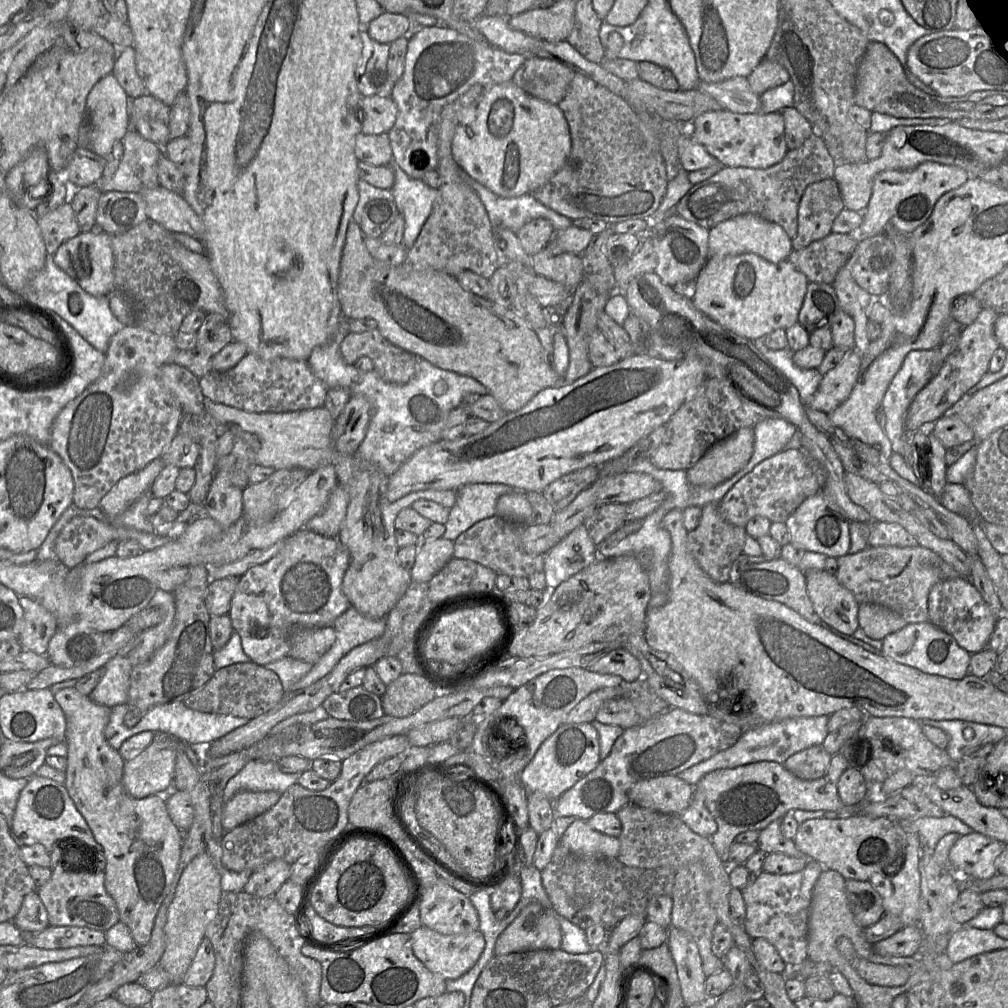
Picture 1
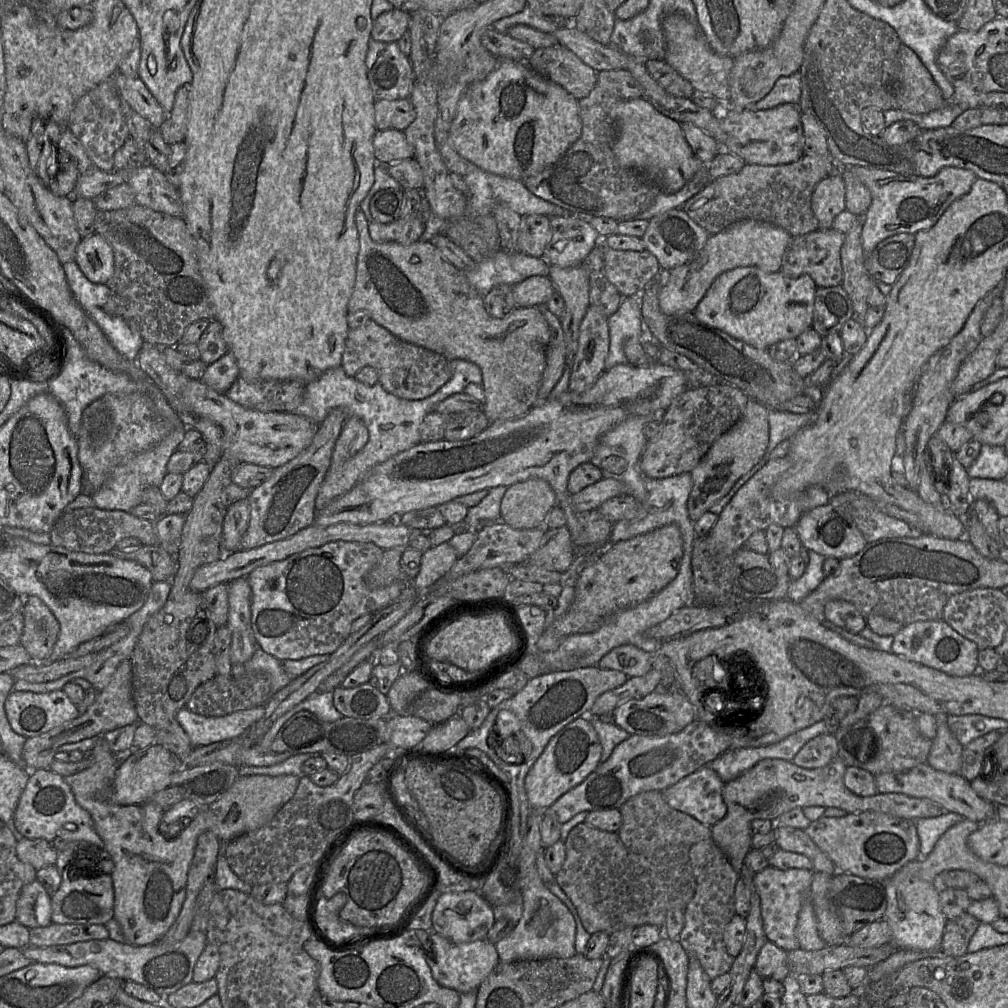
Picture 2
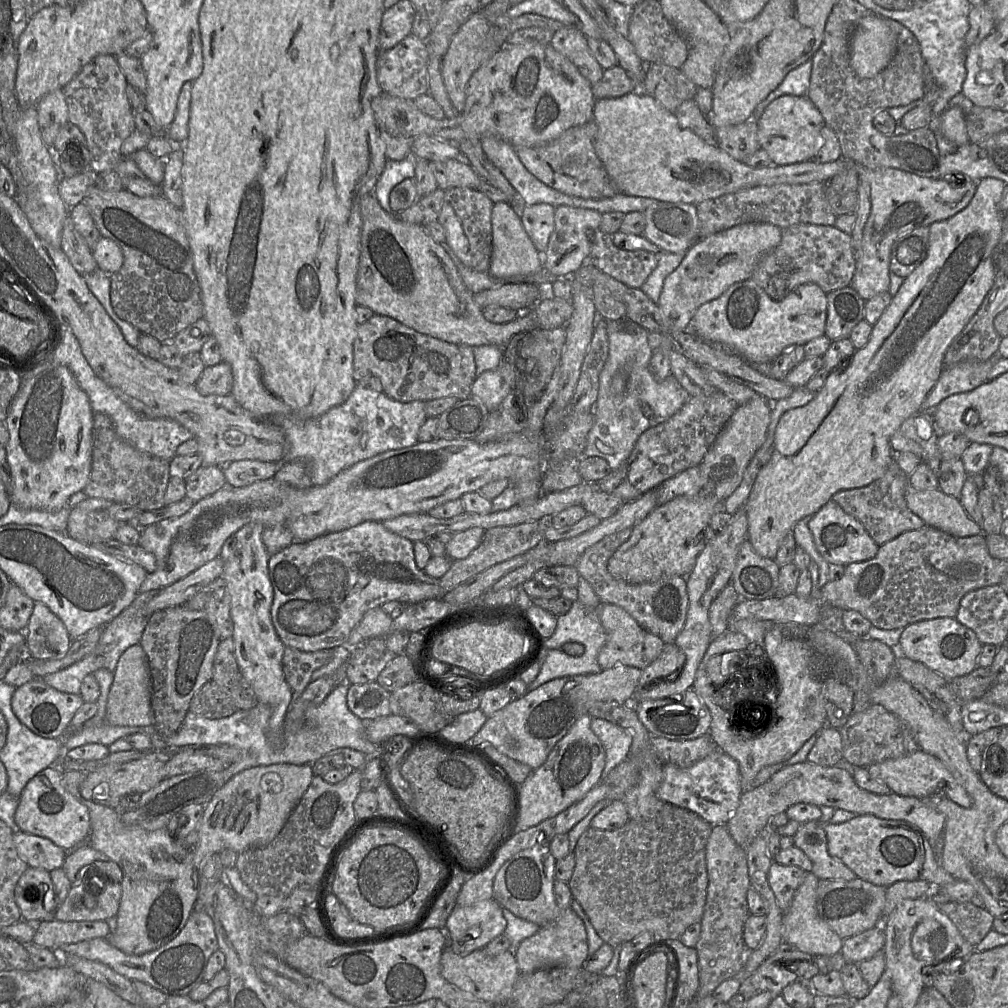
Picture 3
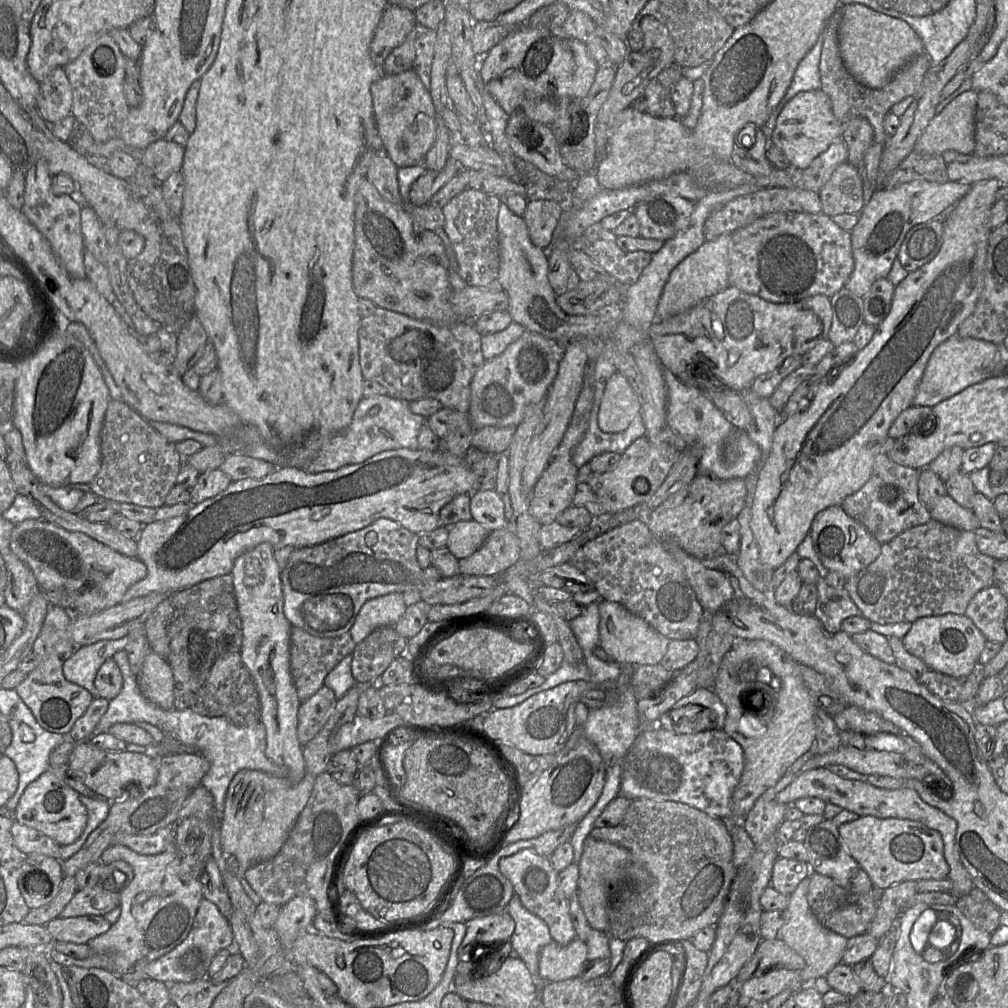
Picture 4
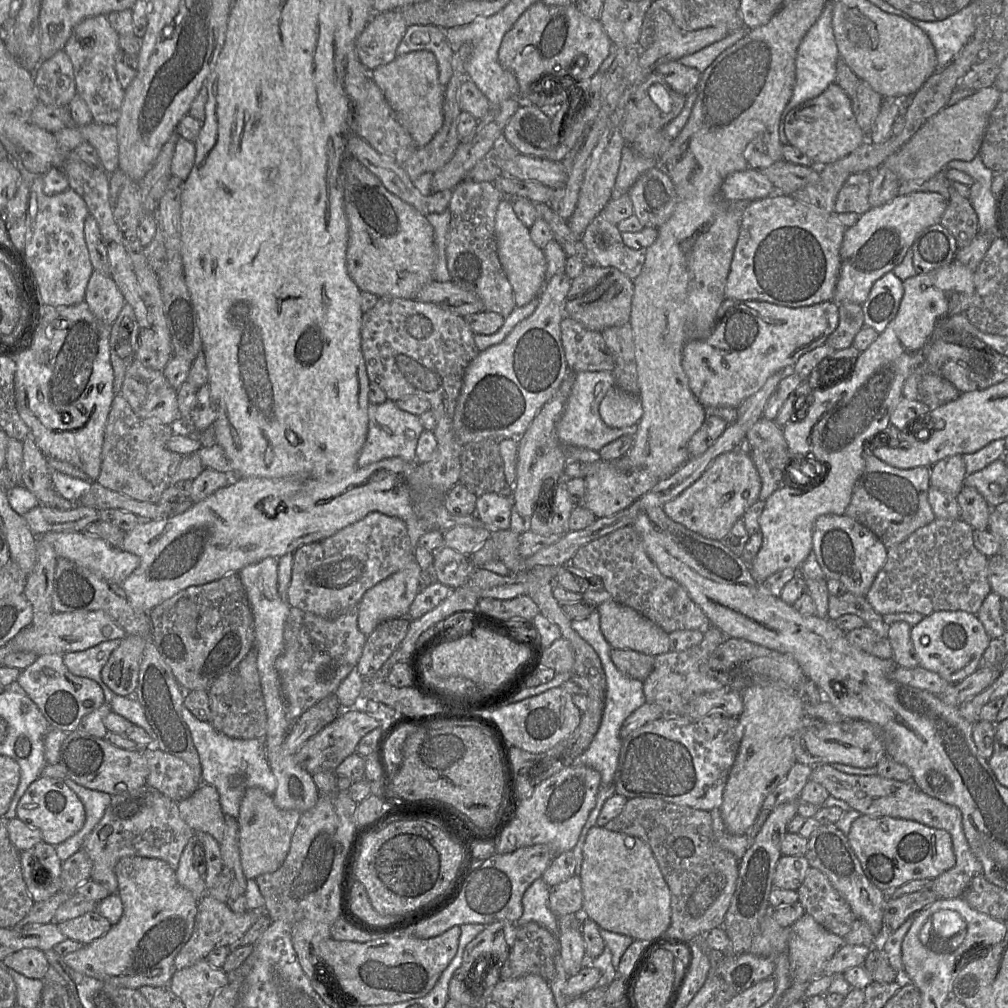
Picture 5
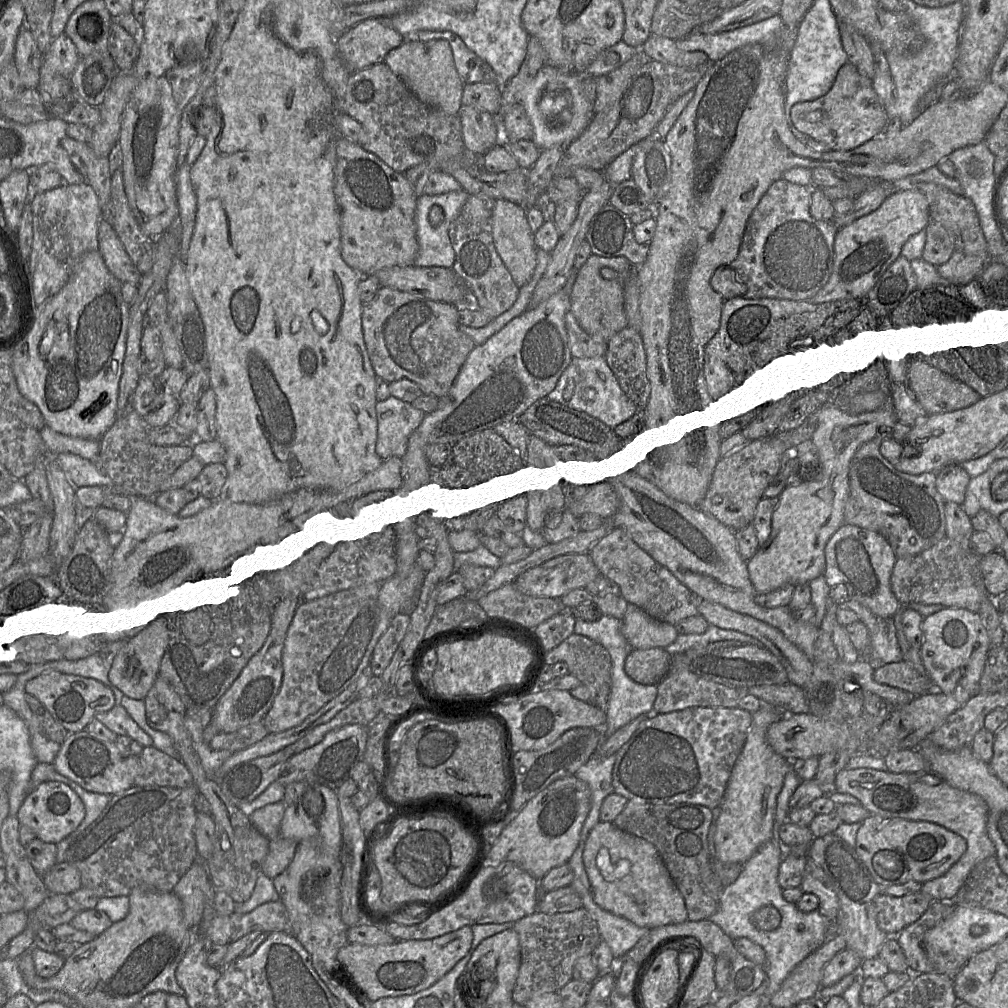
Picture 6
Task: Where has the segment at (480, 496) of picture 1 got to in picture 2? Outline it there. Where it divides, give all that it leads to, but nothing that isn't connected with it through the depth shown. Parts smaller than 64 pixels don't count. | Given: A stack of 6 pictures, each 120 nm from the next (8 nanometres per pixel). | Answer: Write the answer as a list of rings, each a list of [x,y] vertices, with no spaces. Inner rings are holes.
[[[506,486],[491,488],[480,503],[469,508],[467,516],[459,525],[452,525],[455,533],[459,530],[478,531],[486,523],[499,521],[501,501],[506,490]]]

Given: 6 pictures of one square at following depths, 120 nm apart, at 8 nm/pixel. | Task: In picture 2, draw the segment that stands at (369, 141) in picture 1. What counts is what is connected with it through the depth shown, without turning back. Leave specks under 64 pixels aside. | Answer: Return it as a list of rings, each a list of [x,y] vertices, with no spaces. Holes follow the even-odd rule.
[[[378,130],[373,138],[376,160],[381,165],[412,159],[413,147],[407,142],[404,130]]]

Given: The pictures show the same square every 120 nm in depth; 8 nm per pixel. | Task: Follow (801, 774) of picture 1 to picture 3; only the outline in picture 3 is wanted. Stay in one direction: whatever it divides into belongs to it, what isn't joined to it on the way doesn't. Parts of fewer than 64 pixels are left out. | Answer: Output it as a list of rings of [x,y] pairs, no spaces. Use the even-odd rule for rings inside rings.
[[[825,725],[807,756],[807,762],[831,767],[842,759],[842,737],[839,729]]]

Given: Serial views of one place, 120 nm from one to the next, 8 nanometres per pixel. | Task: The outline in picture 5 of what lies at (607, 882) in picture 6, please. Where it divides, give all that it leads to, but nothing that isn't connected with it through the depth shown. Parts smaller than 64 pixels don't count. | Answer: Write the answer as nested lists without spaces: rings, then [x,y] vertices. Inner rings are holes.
[[[593,826],[583,846],[582,913],[600,928],[637,940],[662,935],[671,923],[671,893],[651,847],[642,839]]]

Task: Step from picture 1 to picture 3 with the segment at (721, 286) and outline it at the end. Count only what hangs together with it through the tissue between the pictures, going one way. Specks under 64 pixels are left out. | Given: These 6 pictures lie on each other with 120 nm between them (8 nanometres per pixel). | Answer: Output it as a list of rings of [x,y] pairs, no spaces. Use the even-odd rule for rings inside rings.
[[[753,280],[730,286],[718,298],[695,312],[690,331],[702,340],[722,344],[752,365],[771,364],[785,350],[823,336],[827,318],[827,294],[816,284],[798,286],[784,299],[776,301]]]

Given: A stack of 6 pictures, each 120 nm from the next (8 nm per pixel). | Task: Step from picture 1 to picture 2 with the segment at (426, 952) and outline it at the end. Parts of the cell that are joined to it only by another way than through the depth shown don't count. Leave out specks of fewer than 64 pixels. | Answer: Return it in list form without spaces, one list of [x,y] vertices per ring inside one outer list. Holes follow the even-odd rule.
[[[430,932],[427,963],[434,979],[440,985],[459,993],[467,993],[479,988],[480,984],[500,963],[500,958],[495,944],[487,938],[469,943],[455,943],[437,933]]]

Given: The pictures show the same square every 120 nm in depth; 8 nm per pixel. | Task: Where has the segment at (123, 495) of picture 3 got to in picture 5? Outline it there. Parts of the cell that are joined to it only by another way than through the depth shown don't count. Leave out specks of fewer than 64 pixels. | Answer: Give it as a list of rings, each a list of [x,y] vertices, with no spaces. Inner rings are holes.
[[[116,394],[105,427],[101,470],[94,482],[139,501],[158,503],[183,458],[167,447],[172,434],[171,426],[139,417],[127,400]]]

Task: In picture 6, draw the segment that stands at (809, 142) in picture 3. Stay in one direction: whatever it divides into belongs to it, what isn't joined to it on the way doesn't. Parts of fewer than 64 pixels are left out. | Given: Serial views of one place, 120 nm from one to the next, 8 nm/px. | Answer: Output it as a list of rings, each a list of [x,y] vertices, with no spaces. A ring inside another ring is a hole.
[[[847,63],[839,71],[831,89],[824,96],[792,106],[789,117],[799,132],[830,151],[851,151],[881,136],[890,121],[871,80],[861,76]]]

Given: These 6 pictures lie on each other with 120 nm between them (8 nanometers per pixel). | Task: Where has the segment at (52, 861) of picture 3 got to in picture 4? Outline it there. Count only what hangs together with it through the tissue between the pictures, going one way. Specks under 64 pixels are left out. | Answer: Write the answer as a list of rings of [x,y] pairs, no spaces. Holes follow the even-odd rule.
[[[14,820],[11,833],[16,847],[25,855],[43,854],[59,860],[60,845],[43,833]]]

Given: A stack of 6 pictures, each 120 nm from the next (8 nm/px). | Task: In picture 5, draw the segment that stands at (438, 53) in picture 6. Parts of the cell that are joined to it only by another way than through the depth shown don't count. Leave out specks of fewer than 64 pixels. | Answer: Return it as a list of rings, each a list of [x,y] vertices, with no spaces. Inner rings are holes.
[[[428,50],[411,51],[398,55],[391,62],[380,65],[369,72],[372,80],[383,92],[398,122],[409,132],[418,147],[426,145],[443,123],[443,105],[447,86],[439,81],[439,69],[435,55]]]

